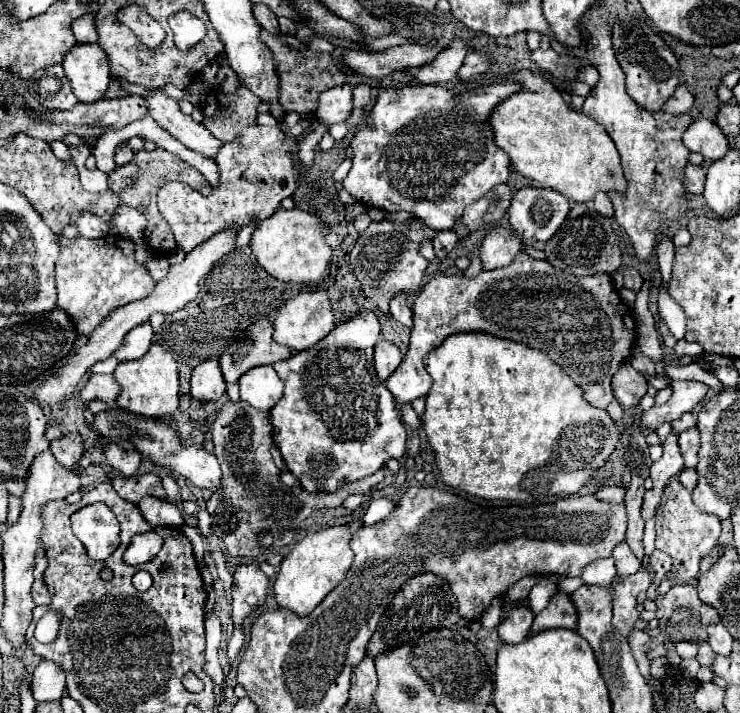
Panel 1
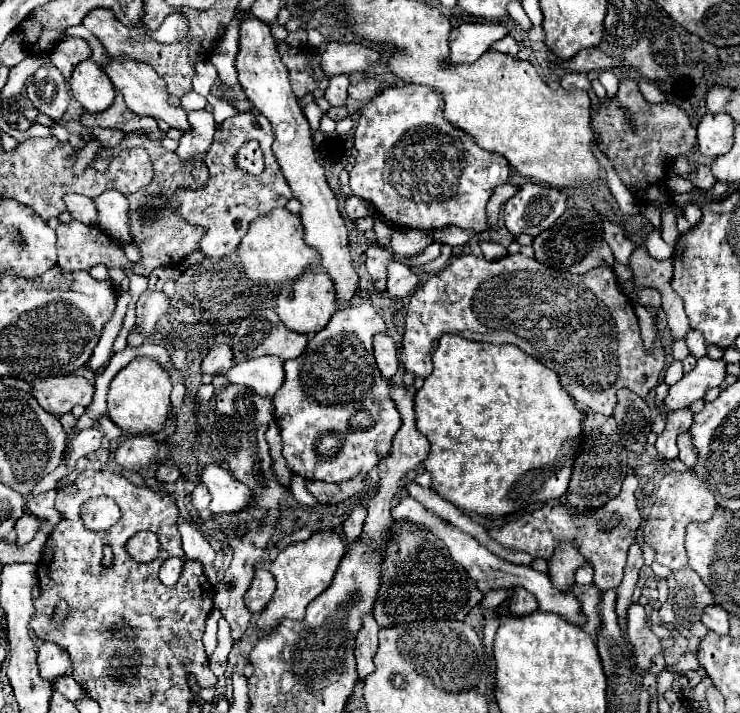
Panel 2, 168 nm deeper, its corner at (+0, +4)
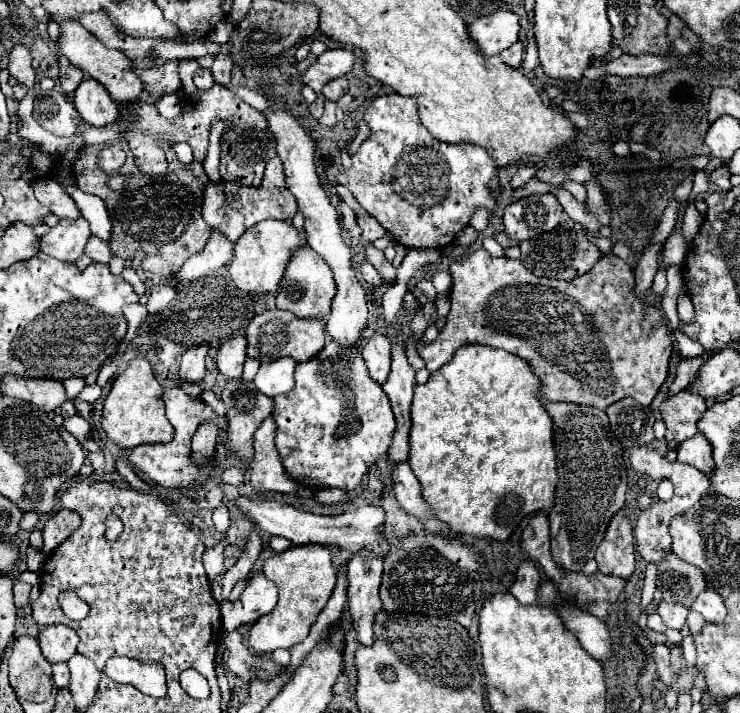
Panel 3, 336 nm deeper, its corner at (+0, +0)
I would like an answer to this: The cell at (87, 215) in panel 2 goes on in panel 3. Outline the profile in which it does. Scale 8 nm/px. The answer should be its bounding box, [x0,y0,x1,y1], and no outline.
[33,179,81,219]

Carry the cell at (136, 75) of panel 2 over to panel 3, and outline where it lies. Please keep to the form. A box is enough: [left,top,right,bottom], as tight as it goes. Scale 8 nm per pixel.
[59,23,145,101]

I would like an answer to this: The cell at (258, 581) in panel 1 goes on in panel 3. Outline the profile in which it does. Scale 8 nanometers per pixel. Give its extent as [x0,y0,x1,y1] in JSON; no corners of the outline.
[220,573,277,631]

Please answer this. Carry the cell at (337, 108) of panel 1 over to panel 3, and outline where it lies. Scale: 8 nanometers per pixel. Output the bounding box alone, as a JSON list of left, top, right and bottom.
[323,77,349,101]

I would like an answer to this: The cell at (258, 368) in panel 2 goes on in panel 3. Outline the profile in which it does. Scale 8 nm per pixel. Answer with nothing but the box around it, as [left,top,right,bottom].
[255,357,295,397]

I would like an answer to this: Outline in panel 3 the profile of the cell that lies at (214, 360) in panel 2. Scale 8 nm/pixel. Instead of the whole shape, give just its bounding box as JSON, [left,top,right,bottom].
[217,337,245,379]

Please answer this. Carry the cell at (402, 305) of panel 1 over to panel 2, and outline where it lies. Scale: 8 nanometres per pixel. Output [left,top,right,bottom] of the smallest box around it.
[387,261,417,299]

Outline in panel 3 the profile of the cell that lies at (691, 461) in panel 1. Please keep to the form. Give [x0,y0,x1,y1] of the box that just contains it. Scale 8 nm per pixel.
[677,433,713,475]

